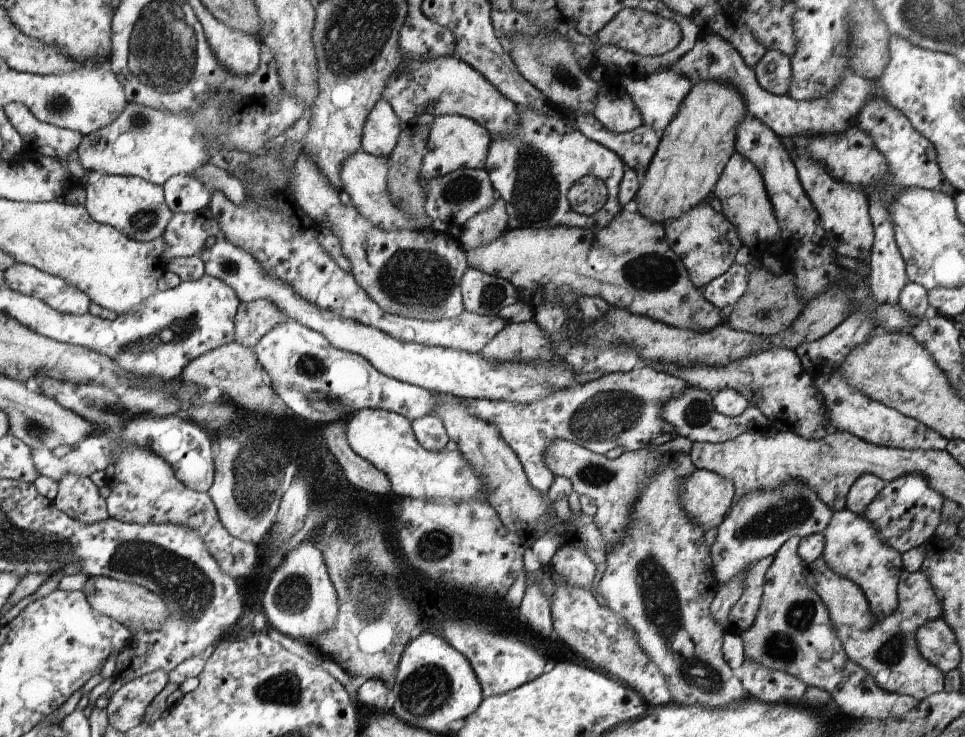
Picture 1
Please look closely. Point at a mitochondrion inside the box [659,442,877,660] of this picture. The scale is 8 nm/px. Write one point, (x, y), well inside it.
(789, 510)

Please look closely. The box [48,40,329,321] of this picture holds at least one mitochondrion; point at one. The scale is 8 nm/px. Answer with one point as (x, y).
(143, 220)

